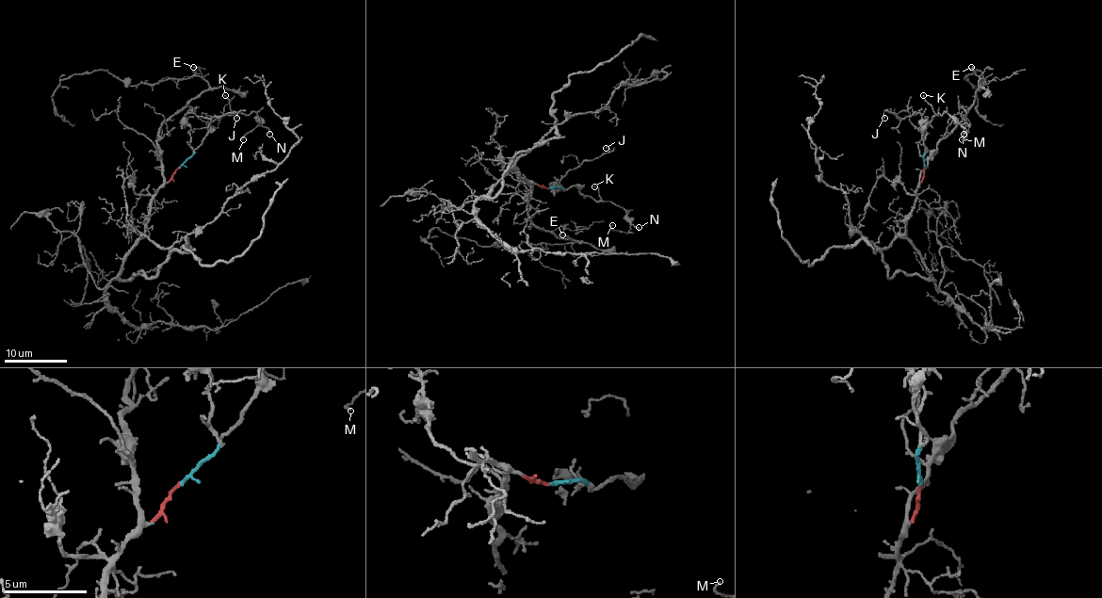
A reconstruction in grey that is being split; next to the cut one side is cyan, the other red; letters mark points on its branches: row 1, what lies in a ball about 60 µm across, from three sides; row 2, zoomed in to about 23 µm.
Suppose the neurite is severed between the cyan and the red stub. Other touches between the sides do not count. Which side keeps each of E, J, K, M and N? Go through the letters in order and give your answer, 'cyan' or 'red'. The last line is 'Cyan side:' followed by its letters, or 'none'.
E: red
J: cyan
K: cyan
M: cyan
N: cyan
Cyan side: J, K, M, N

